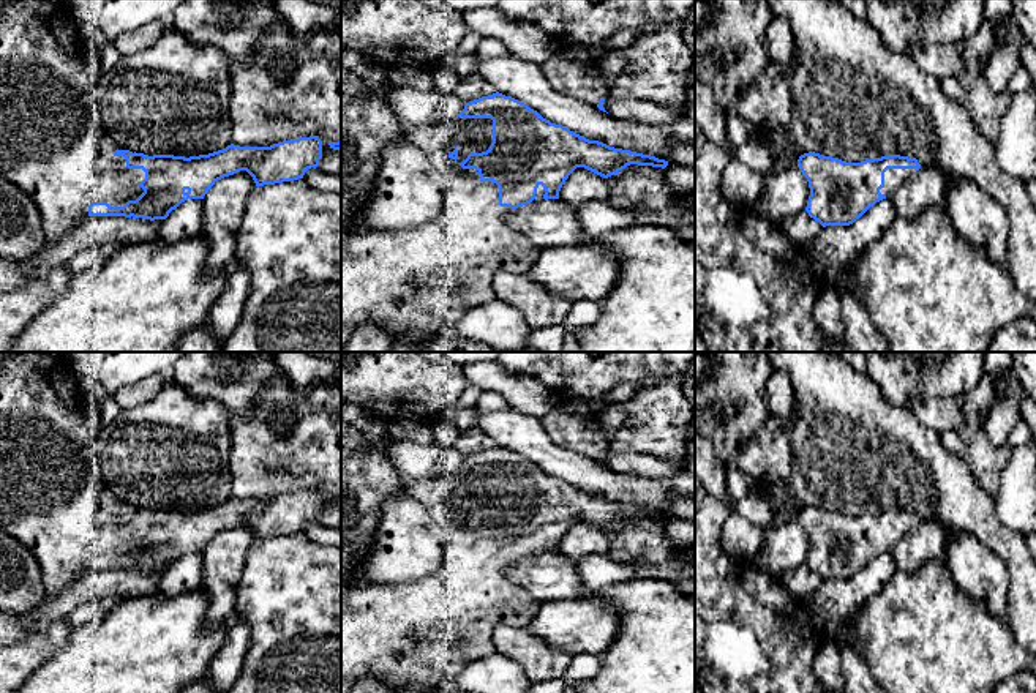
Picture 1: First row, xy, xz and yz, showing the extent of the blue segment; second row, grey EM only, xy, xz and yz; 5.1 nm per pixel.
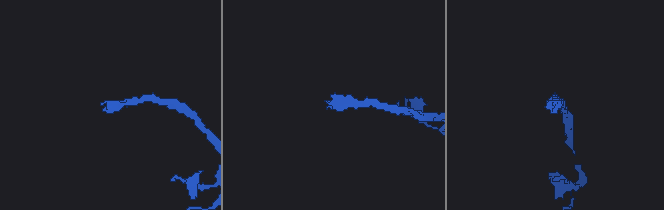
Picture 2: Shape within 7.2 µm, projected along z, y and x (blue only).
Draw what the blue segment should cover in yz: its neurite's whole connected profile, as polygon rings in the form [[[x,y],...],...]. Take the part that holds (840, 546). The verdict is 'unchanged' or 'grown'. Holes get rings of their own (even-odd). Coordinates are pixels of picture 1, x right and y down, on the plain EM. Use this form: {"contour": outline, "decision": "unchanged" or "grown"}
{"contour": [[[809,505],[799,510],[798,521],[810,541],[805,565],[826,581],[853,578],[913,530],[921,518],[900,508],[846,516]]], "decision": "grown"}

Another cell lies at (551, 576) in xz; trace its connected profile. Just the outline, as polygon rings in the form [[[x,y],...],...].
[[[561,553],[532,554],[512,564],[505,573],[539,603],[570,601],[589,595],[573,562]]]

